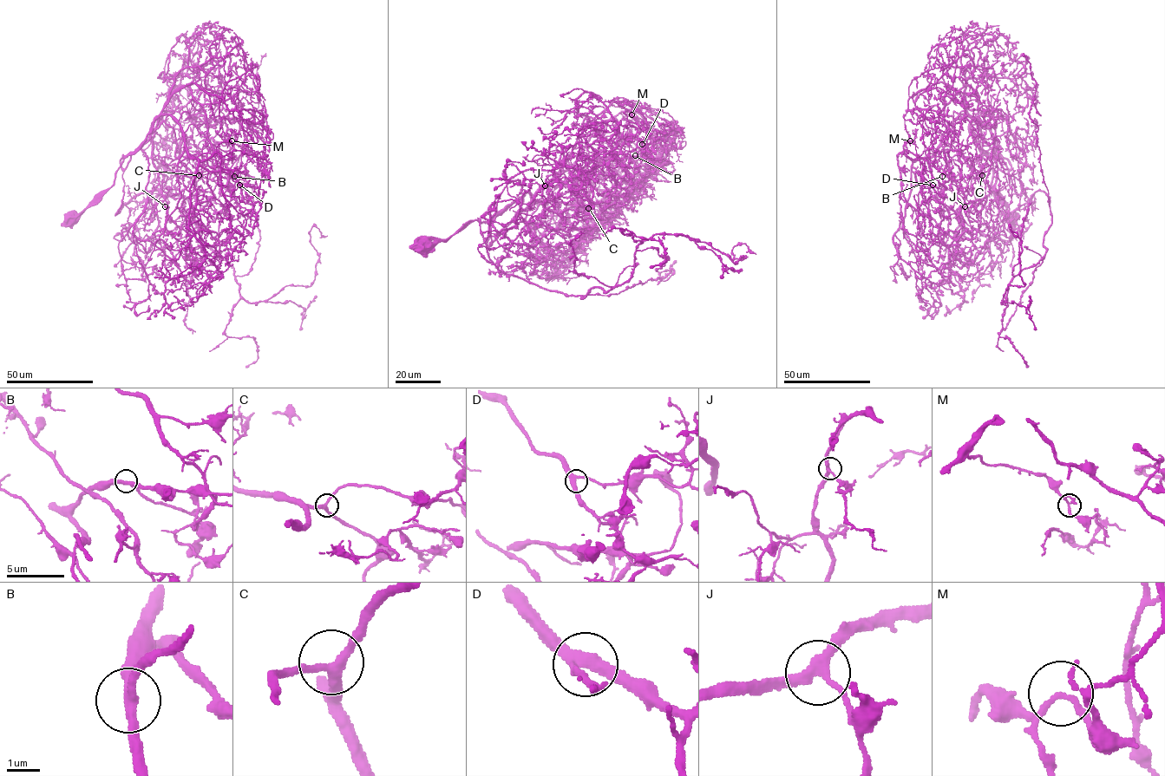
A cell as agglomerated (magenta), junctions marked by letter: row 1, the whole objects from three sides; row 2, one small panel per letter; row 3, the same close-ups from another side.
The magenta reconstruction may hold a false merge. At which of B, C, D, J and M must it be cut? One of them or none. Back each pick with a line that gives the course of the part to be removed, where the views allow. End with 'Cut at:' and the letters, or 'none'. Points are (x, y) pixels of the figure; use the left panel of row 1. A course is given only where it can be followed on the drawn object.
Cut at: none

